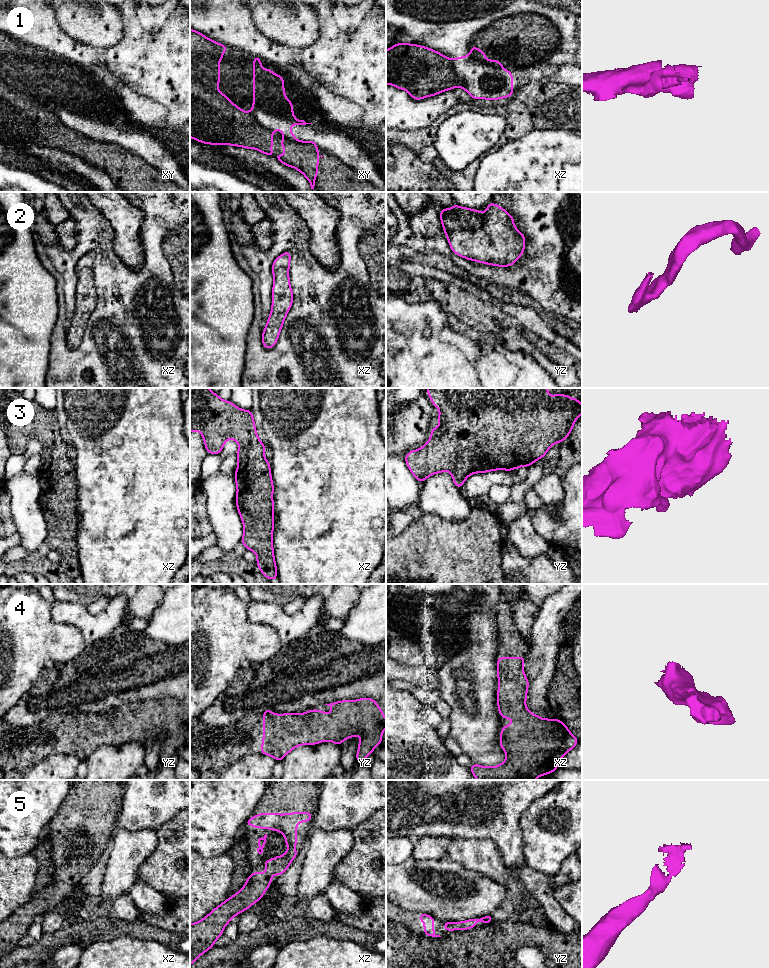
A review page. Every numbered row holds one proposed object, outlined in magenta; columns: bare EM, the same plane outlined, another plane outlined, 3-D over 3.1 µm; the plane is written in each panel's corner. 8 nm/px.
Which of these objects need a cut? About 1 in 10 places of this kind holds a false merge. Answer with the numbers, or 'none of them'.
none of them

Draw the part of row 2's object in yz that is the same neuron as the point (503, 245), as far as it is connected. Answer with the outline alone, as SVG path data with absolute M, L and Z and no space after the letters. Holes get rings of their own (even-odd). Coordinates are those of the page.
M493 202L488 203L484 214L480 210L460 207L453 203L451 209L443 208L440 210L440 220L452 252L467 260L485 263L490 266L509 267L524 253L526 237L514 226L513 216Z

